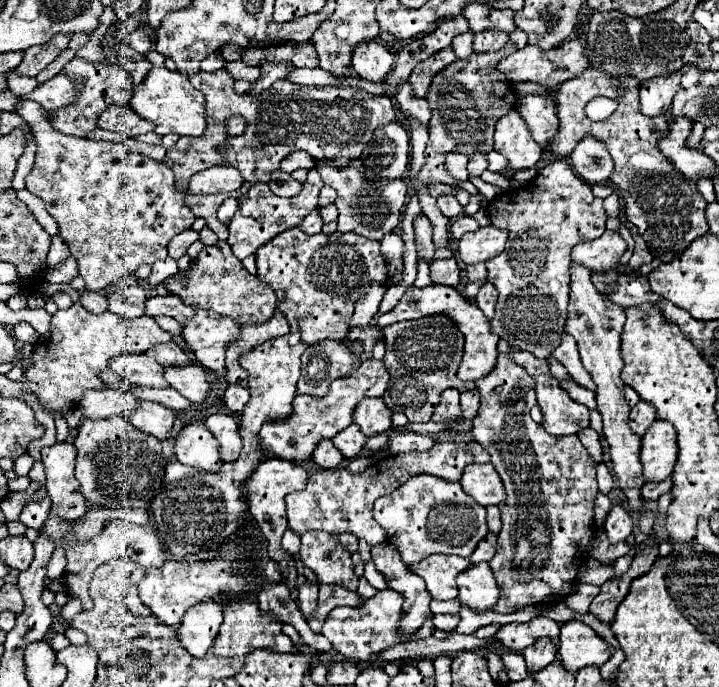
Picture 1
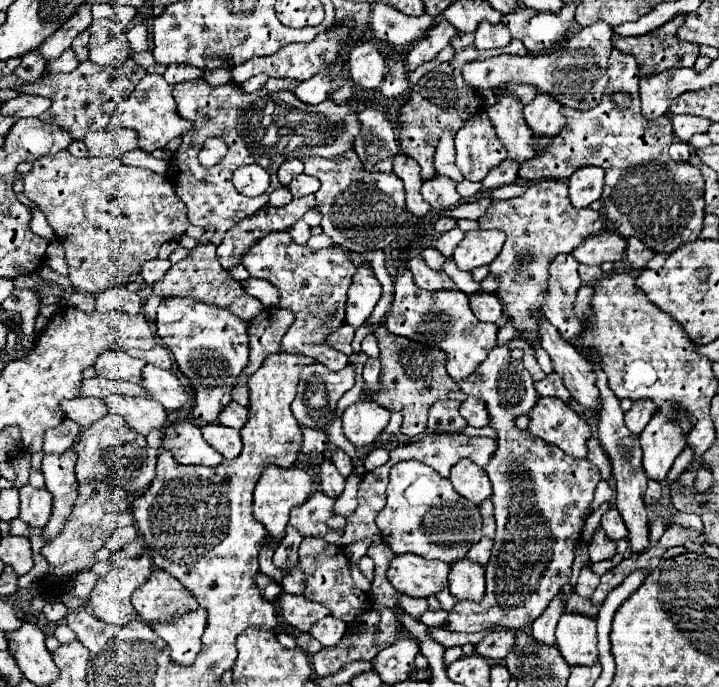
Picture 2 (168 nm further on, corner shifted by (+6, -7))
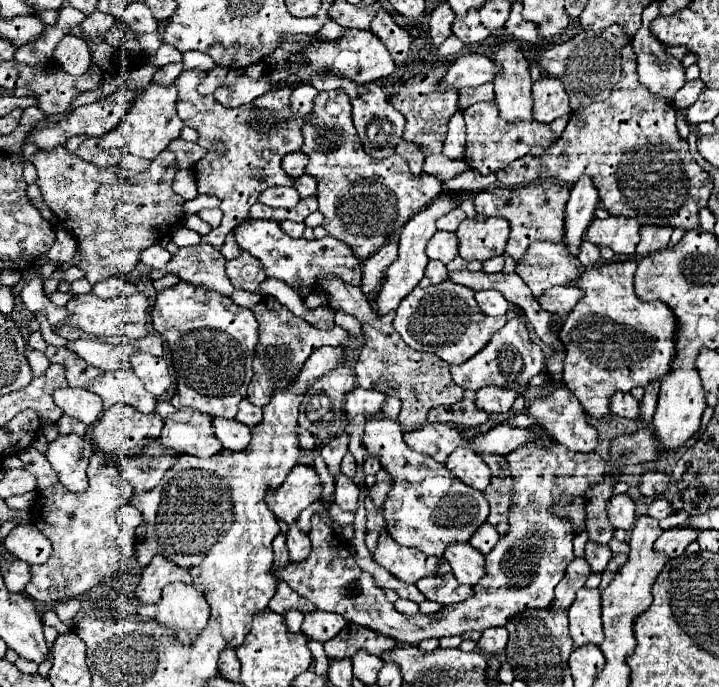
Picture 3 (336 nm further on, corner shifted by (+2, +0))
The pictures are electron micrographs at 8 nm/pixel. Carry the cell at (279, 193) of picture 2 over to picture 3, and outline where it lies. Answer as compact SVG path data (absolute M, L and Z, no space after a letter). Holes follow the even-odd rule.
M273 186L259 196L259 202L273 208L291 208L299 202L299 194L293 186Z

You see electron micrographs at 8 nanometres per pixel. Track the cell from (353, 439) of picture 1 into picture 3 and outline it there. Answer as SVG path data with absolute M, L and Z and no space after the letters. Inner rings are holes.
M351 452L345 454L345 458L343 458L343 462L341 462L341 472L343 472L347 478L353 478L353 476L355 476L355 472L357 472L357 462L355 462L355 458L353 458Z

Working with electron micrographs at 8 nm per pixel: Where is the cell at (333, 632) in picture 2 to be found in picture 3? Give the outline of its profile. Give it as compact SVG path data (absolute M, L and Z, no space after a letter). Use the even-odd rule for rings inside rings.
M315 610L311 614L305 614L305 622L303 622L303 634L319 640L319 642L327 642L331 638L335 638L343 628L345 628L345 620L343 616L335 614L335 612L323 612L323 610Z

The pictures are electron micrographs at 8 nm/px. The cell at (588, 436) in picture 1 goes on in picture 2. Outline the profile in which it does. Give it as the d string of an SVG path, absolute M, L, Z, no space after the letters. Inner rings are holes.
M593 439L589 443L589 457L587 459L599 467L603 479L609 479L611 477L611 461L609 461L607 453L603 451L603 447L601 447L601 443L597 439Z

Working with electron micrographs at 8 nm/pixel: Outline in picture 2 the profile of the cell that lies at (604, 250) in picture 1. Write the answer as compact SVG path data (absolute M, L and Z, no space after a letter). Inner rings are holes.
M601 231L585 239L575 251L573 257L585 265L601 265L605 261L621 261L627 241L611 231Z

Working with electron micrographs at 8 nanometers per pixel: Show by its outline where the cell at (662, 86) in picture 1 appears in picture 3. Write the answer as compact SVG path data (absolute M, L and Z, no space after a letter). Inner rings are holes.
M655 2L655 4L651 4L651 6L647 6L643 10L643 24L641 24L639 32L633 38L633 50L637 54L637 74L639 74L639 82L649 92L653 92L655 96L665 98L665 100L671 102L673 96L677 94L677 90L683 86L683 82L687 82L685 80L685 66L679 60L675 60L673 56L669 56L665 52L665 48L661 46L661 42L655 40L655 36L651 36L651 22L657 16L659 16L659 2Z

